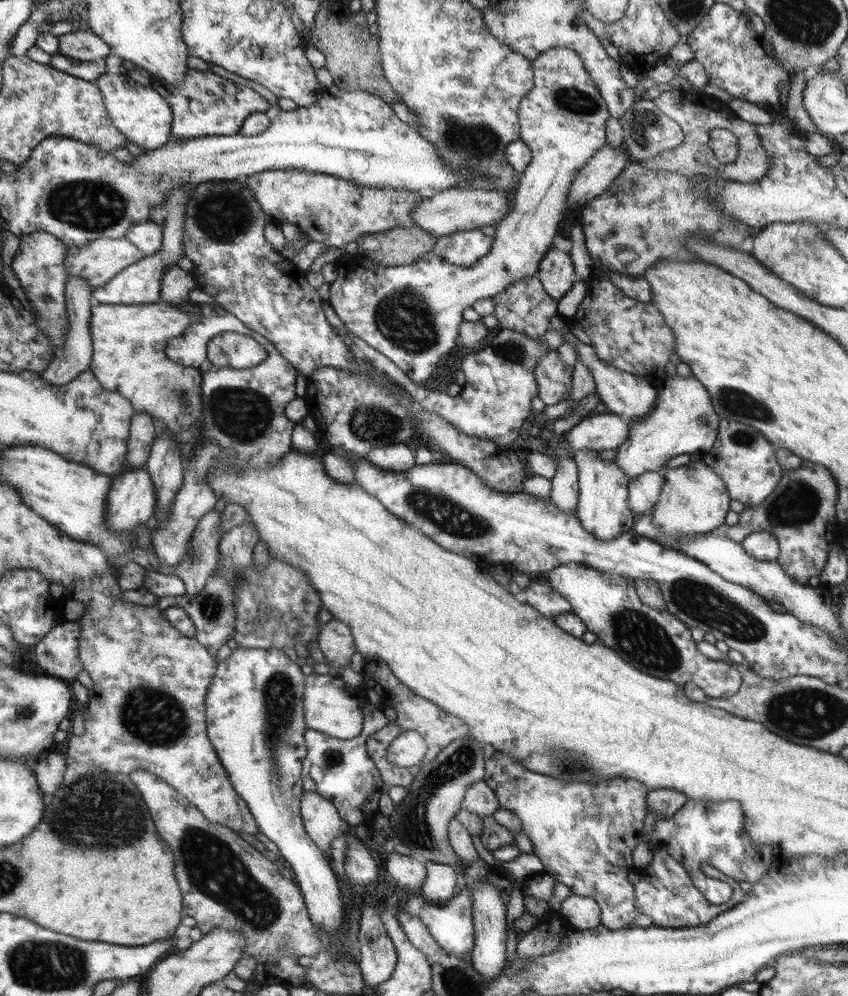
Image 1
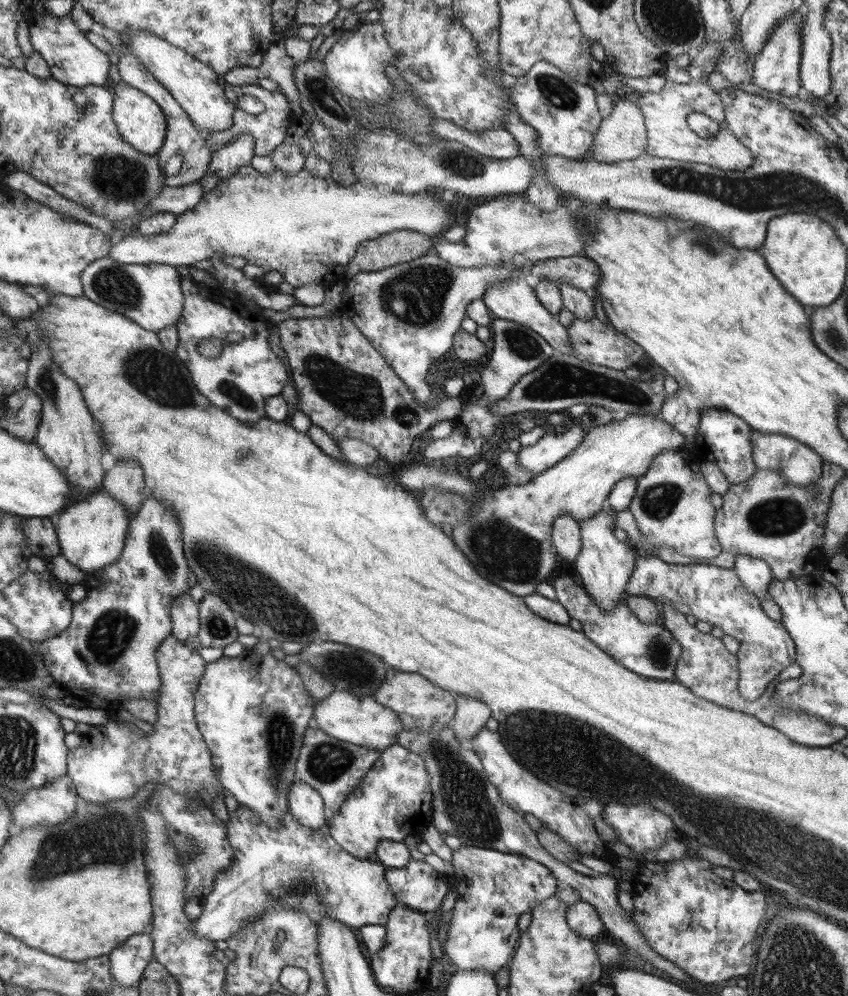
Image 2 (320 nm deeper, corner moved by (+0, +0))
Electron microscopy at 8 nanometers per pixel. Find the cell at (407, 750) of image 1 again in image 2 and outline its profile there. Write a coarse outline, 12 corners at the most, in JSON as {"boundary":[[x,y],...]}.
{"boundary":[[386,748],[327,833],[359,860],[431,818],[419,754]]}

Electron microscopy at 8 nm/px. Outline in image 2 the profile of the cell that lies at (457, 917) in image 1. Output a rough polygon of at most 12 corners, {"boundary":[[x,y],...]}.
{"boundary":[[453,850],[457,899],[444,952],[495,974],[513,959],[520,915],[554,897],[540,862]]}

